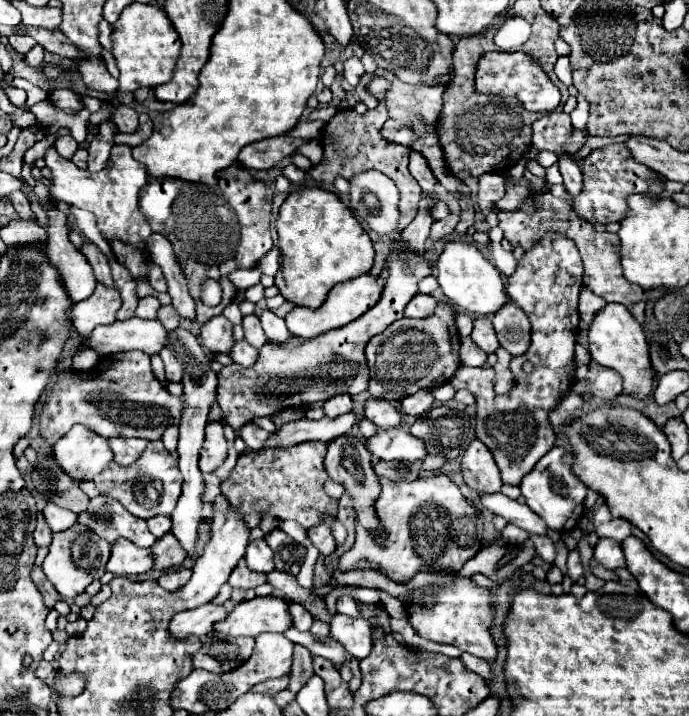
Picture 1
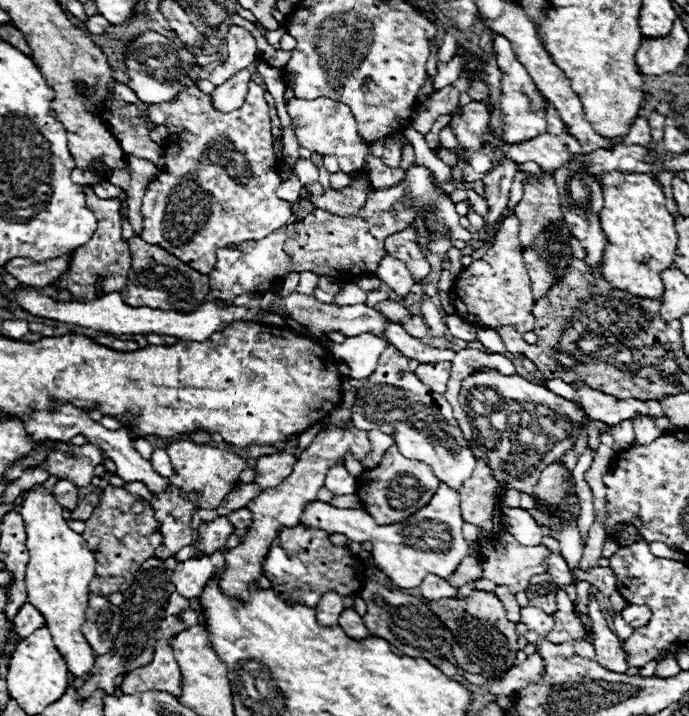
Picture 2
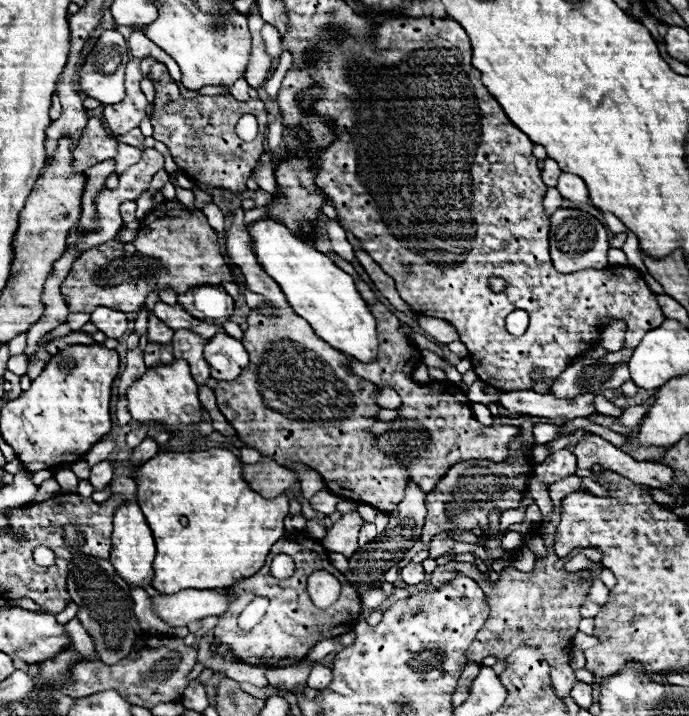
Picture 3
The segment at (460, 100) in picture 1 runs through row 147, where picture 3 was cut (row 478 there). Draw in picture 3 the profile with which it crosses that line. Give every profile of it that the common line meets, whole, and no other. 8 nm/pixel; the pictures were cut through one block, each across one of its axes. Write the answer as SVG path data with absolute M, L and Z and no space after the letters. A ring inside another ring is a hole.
M510 456L508 462L490 460L464 460L454 464L432 492L426 494L428 516L424 520L420 542L428 544L442 530L474 530L480 528L484 534L490 530L488 516L492 510L516 510L522 506L528 480L532 476L532 464L526 456Z

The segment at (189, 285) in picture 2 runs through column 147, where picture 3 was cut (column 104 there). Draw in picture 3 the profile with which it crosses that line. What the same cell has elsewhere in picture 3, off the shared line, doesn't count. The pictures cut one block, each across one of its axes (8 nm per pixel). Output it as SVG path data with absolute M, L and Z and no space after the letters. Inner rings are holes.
M166 200L164 206L158 206L142 220L136 240L132 242L110 240L80 254L70 274L62 282L60 290L66 304L72 308L70 312L94 312L98 306L106 306L120 312L138 312L144 306L146 296L154 290L162 292L170 288L176 294L186 294L188 290L196 286L204 286L204 284L218 286L222 282L234 282L234 276L230 268L226 266L224 256L220 252L218 232L208 224L206 216L200 210L190 212L178 200Z

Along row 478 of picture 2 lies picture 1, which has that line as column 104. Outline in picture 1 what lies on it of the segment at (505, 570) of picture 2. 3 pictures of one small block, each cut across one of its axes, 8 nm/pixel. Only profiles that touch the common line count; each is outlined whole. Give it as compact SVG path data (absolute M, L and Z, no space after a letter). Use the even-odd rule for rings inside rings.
M162 440L150 442L142 456L130 464L130 466L118 466L116 462L110 462L96 478L94 484L100 490L100 494L110 496L118 500L128 512L132 512L138 518L152 518L158 514L172 514L172 508L176 506L176 500L182 492L182 476L176 468L176 450L166 450Z

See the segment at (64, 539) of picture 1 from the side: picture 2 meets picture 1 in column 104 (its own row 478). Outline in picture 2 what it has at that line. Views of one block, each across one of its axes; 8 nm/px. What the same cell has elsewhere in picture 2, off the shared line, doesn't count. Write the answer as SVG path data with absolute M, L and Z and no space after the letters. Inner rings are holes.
M554 462L552 466L548 466L544 470L544 474L540 476L540 482L534 490L534 498L552 506L552 510L556 510L556 506L560 506L560 502L564 502L564 494L568 492L568 488L574 490L574 480L572 478L568 480L564 472L566 472L564 466L560 462Z

